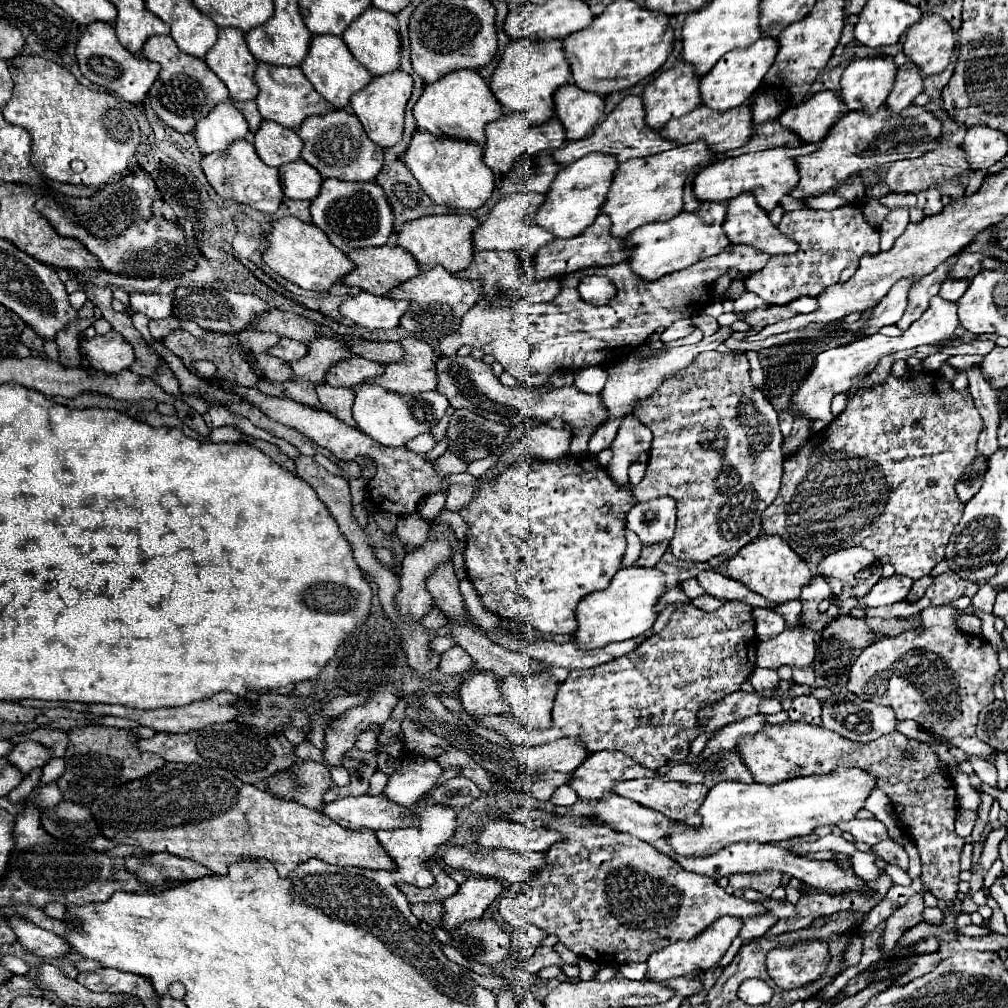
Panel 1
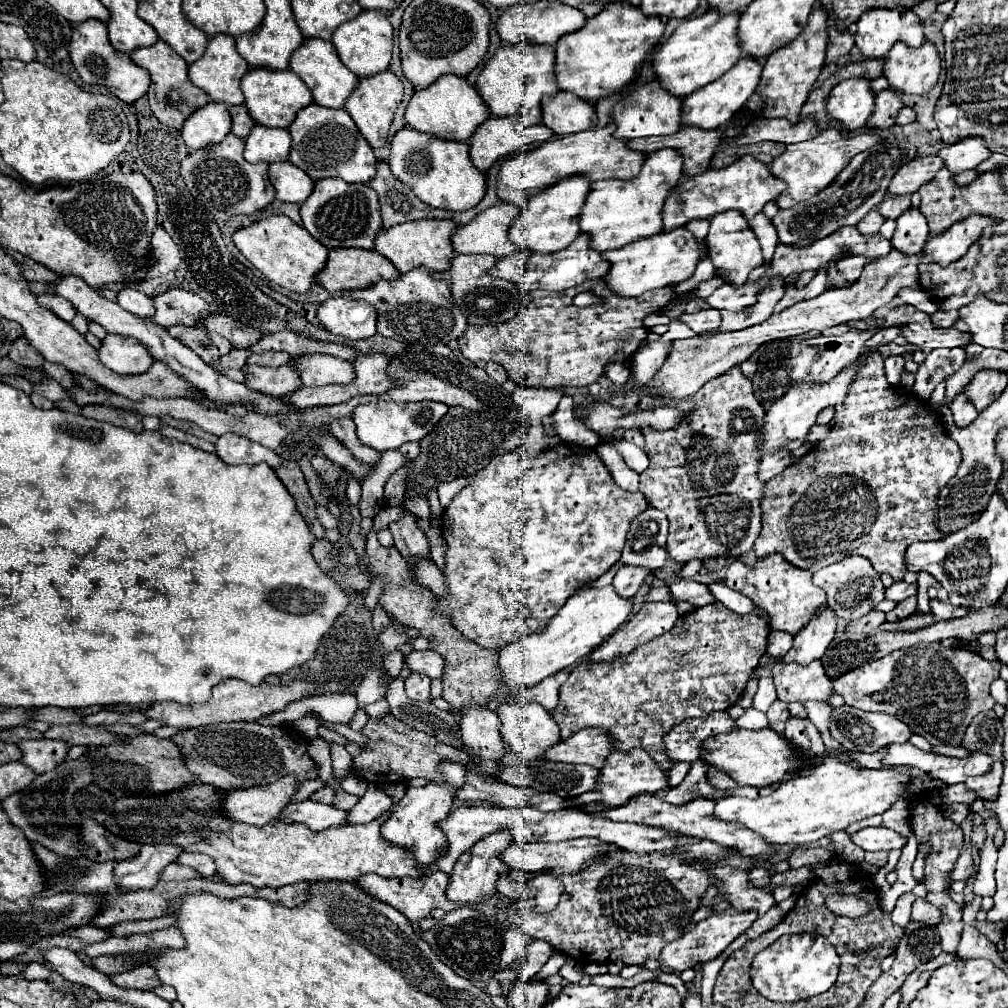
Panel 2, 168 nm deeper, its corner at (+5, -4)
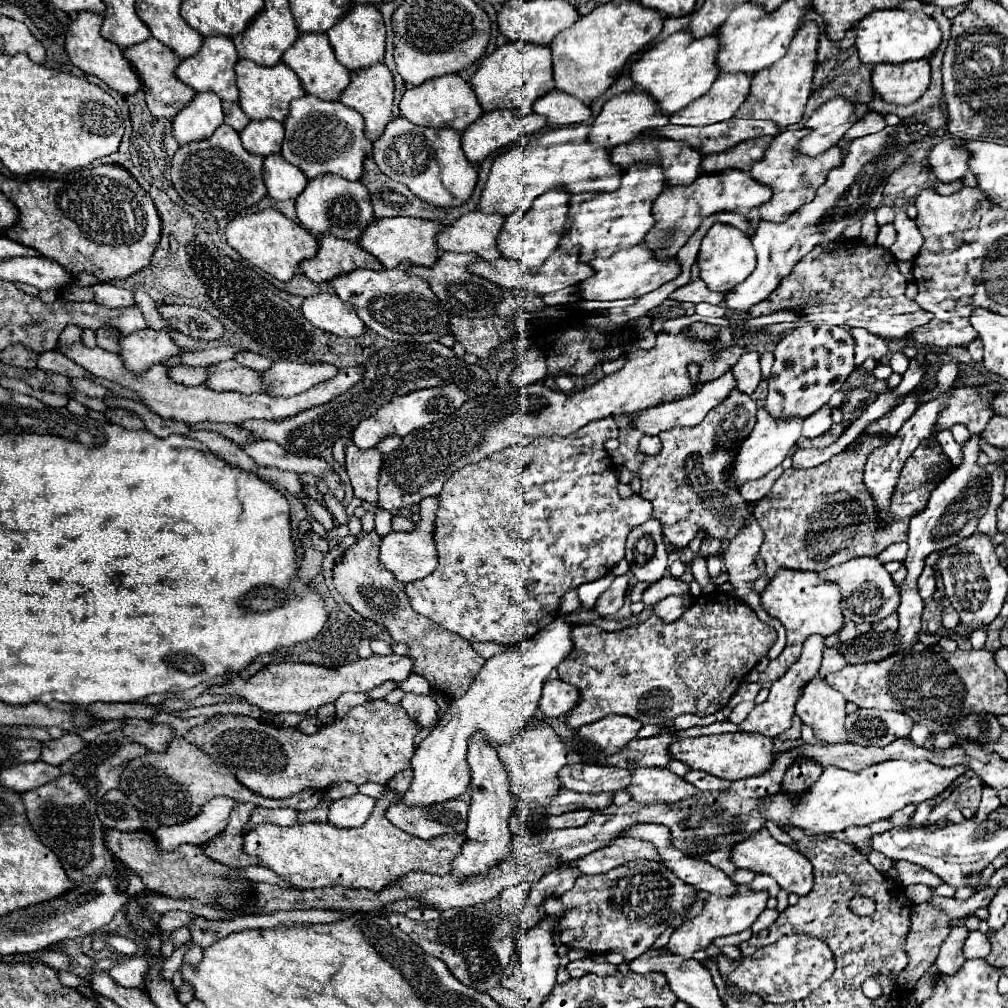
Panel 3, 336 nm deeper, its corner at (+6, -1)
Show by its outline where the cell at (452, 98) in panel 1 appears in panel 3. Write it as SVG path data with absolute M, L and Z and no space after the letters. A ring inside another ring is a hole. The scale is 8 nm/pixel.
M445 74L421 86L407 88L401 96L399 110L401 110L401 116L411 120L413 124L431 126L431 128L453 128L459 132L469 128L483 114L471 86L459 74Z

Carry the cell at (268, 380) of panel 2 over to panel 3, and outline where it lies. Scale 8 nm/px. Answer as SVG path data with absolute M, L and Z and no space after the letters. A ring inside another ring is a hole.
M225 360L215 366L207 366L207 380L205 386L217 392L239 392L239 394L253 394L261 392L263 384L259 372L253 372L235 360Z

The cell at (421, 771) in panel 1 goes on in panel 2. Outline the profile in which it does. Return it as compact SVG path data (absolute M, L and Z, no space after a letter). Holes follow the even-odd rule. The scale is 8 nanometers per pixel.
M368 785L368 791L364 793L364 797L358 801L358 805L352 807L348 821L350 821L350 825L370 823L370 821L378 819L382 813L386 813L390 809L390 805L392 805L390 795L376 789L374 785Z

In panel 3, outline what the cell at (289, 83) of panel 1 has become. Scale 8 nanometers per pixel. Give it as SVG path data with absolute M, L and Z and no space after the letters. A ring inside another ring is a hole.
M239 60L235 64L235 74L237 74L237 86L239 86L239 104L251 120L273 118L277 122L283 122L289 114L291 100L301 98L305 94L297 74L285 62L279 62L275 66L259 66L249 60Z

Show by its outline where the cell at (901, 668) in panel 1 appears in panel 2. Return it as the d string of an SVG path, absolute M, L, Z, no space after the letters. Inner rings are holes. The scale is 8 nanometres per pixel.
M922 643L908 649L892 651L890 655L882 659L868 661L848 673L844 673L840 679L834 681L834 691L844 697L846 705L862 709L862 711L882 711L896 715L902 719L912 733L918 733L926 737L930 745L954 745L958 747L962 743L962 735L966 733L966 727L978 715L982 709L992 709L994 699L988 693L990 683L1000 673L1000 661L986 661L978 653L960 649L960 647L944 647L942 643Z

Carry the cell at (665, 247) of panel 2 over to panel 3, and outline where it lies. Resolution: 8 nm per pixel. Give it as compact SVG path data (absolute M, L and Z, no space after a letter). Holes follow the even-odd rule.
M639 244L635 248L629 248L629 250L621 250L621 252L613 254L611 258L595 258L593 262L589 262L589 266L593 268L595 274L573 288L573 294L583 298L583 300L639 298L639 296L643 296L647 292L657 290L661 284L677 278L679 270L681 270L677 260L661 262L643 244Z

